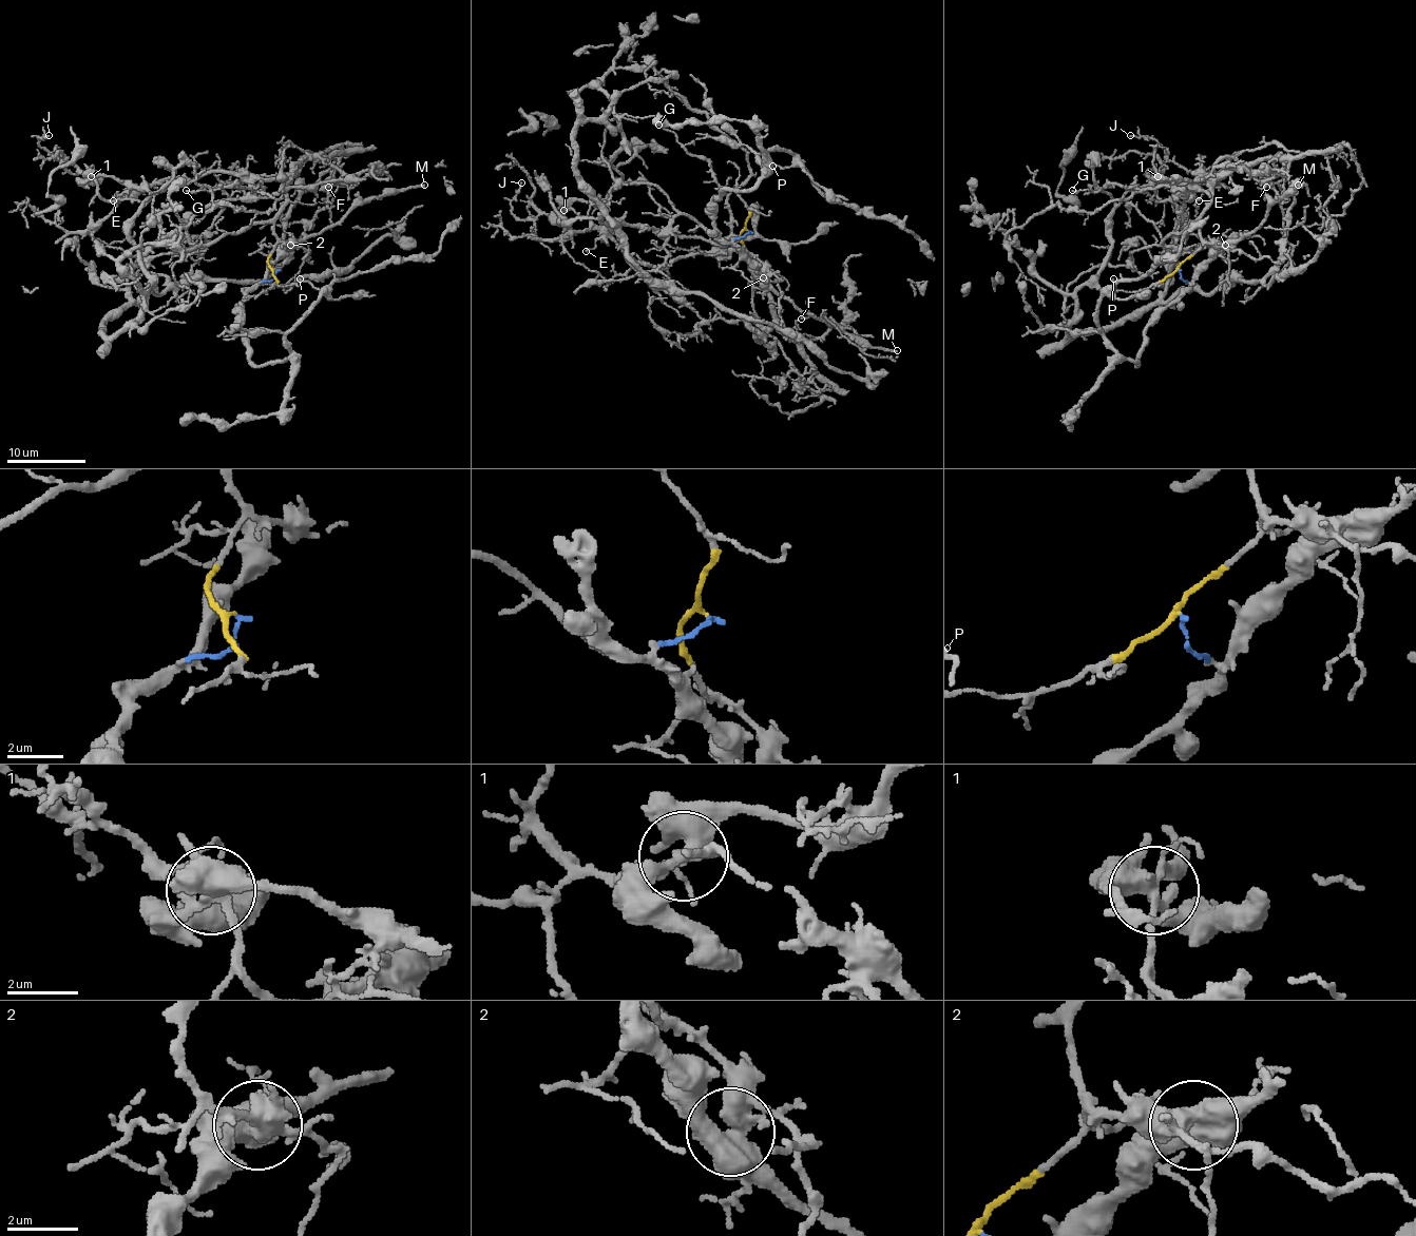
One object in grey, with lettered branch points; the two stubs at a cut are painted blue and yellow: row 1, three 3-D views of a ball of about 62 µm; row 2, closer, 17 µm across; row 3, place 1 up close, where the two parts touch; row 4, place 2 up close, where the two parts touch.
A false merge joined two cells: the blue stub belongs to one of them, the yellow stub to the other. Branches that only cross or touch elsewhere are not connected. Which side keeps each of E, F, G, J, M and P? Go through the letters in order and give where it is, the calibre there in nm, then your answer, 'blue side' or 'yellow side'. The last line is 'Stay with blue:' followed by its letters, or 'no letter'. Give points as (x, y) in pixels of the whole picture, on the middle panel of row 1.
E: at (586, 251); 120 nm thick; yellow side
F: at (801, 319); 120 nm thick; yellow side
G: at (658, 124); 140 nm thick; yellow side
J: at (521, 182); 120 nm thick; yellow side
M: at (897, 350); 200 nm thick; blue side
P: at (772, 166); 130 nm thick; blue side
Stay with blue: M, P

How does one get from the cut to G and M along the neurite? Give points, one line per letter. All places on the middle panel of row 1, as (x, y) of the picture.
G: (746, 231), (741, 243), (758, 262), (734, 246), (727, 191), (711, 166), (658, 124)
M: (748, 231), (732, 243), (739, 254), (780, 293), (826, 323), (864, 339), (872, 346), (897, 350)

